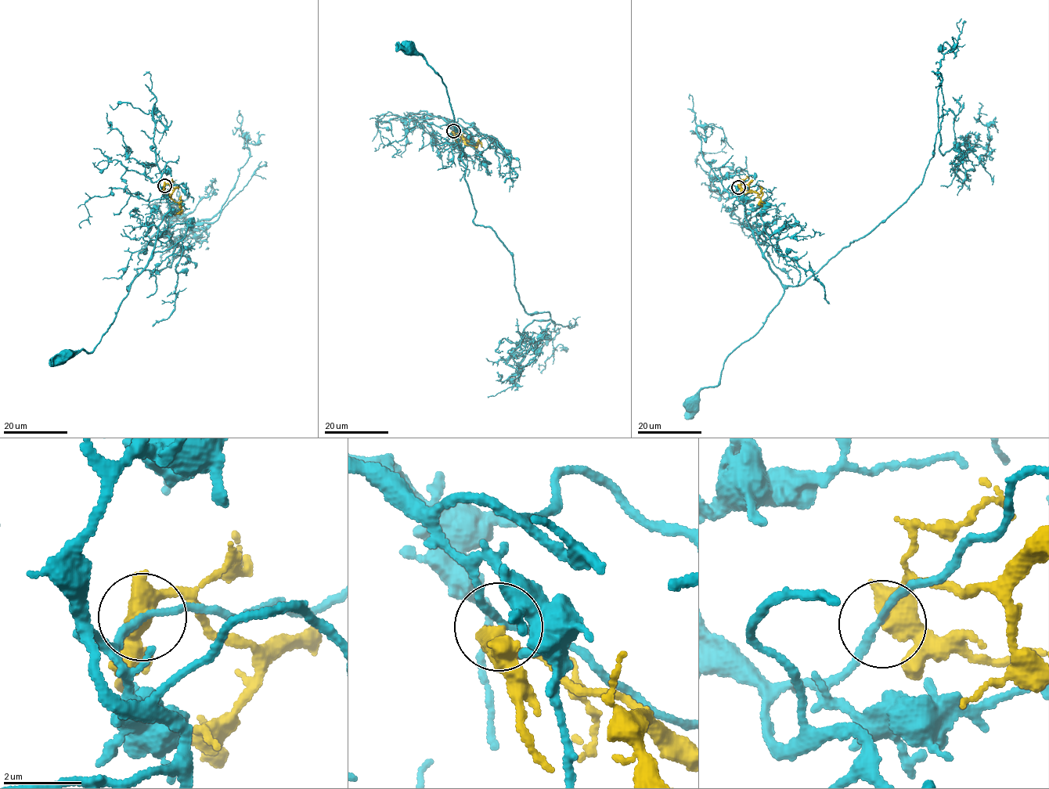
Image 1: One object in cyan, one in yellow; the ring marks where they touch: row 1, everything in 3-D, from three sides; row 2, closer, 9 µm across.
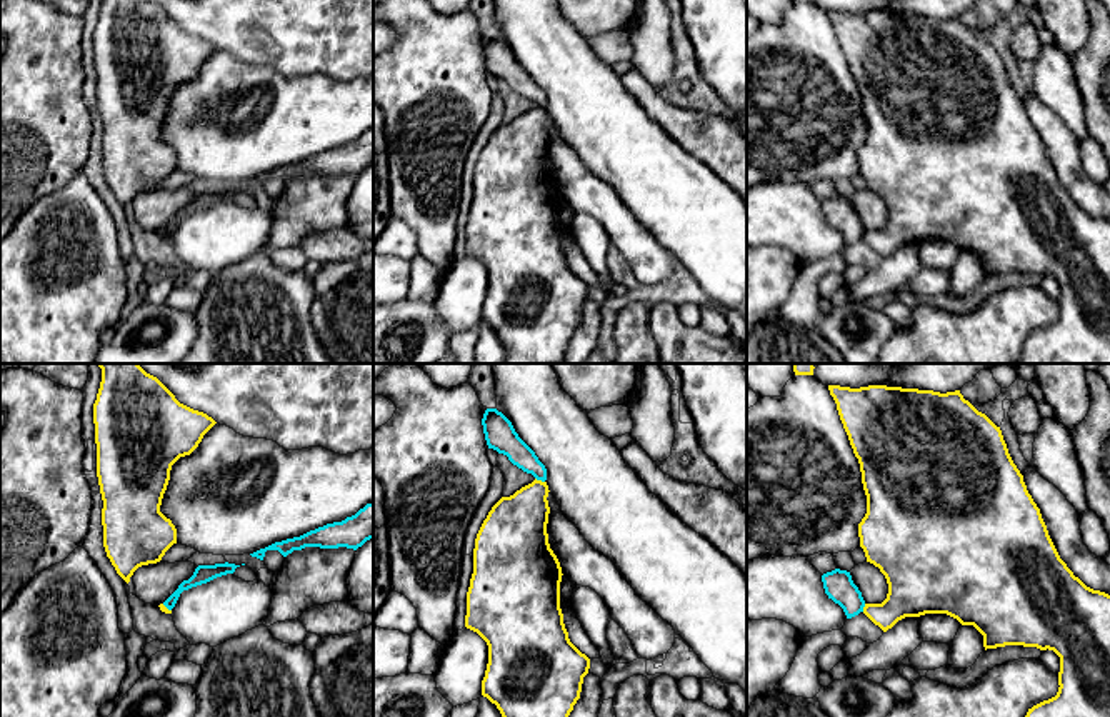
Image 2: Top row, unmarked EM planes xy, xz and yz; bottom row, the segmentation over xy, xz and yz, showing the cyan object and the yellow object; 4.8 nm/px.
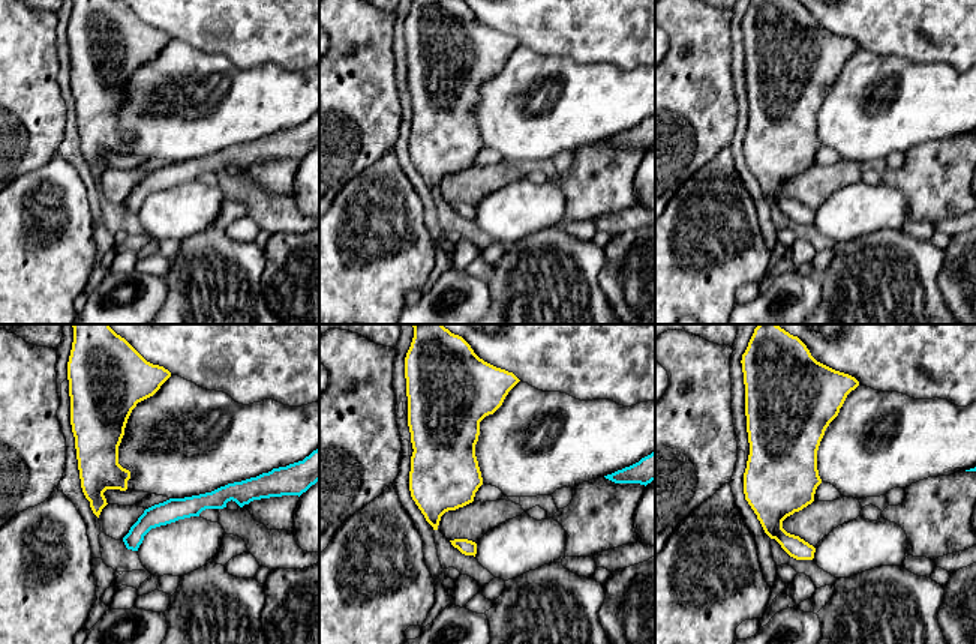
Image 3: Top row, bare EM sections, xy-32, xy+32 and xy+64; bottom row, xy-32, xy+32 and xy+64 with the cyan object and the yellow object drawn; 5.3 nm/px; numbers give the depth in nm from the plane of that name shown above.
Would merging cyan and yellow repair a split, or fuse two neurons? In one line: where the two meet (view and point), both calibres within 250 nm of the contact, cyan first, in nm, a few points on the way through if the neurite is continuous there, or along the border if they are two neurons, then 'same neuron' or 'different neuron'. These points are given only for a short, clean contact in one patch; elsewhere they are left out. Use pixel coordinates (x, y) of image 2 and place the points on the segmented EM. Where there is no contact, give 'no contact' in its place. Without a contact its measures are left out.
xz (540, 479) | 130/280 nm | along xz (535, 477), (544, 482) | different neuron

